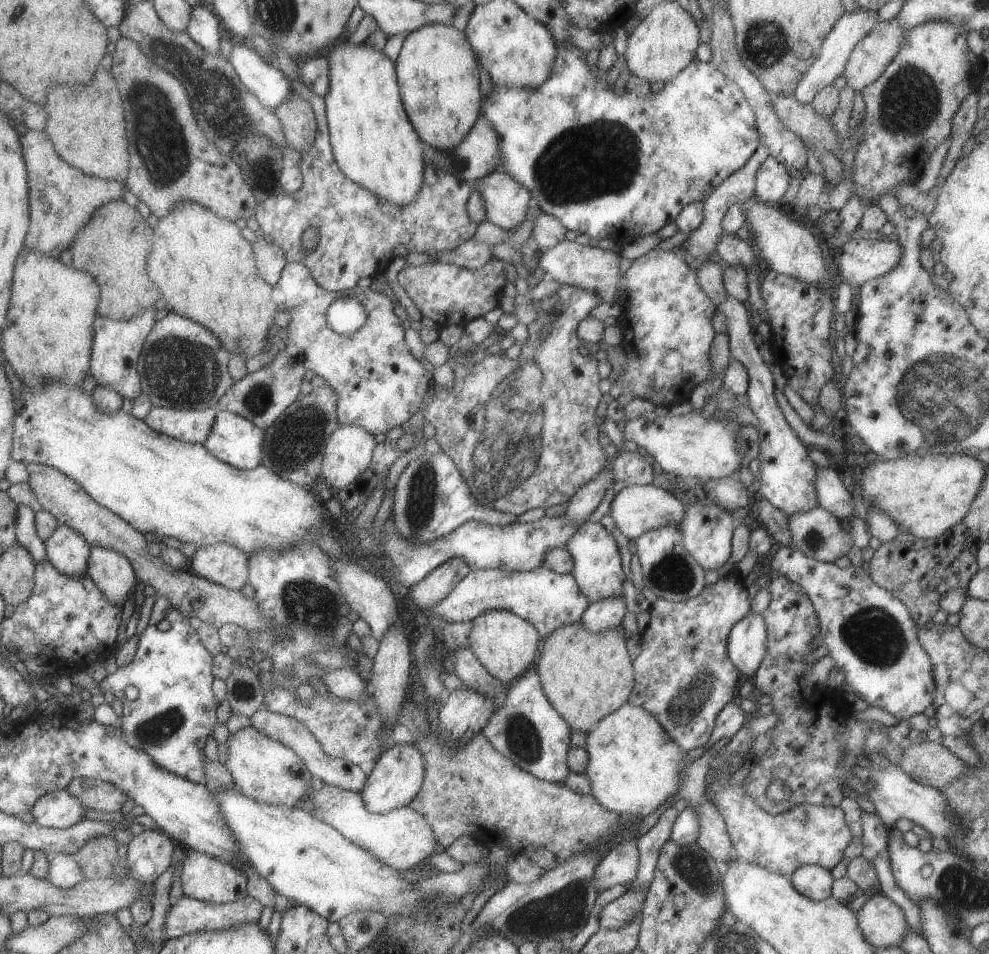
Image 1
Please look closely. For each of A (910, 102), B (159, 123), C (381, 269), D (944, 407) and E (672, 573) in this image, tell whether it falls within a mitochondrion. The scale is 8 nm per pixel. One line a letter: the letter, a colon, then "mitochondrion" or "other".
A: mitochondrion
B: mitochondrion
C: other
D: mitochondrion
E: mitochondrion

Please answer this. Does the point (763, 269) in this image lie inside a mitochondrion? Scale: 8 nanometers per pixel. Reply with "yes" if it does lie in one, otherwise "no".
no

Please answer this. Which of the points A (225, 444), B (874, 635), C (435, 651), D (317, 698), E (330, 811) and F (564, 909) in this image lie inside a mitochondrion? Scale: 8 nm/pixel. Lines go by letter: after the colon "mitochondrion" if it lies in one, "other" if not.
A: other
B: mitochondrion
C: mitochondrion
D: other
E: mitochondrion
F: mitochondrion

